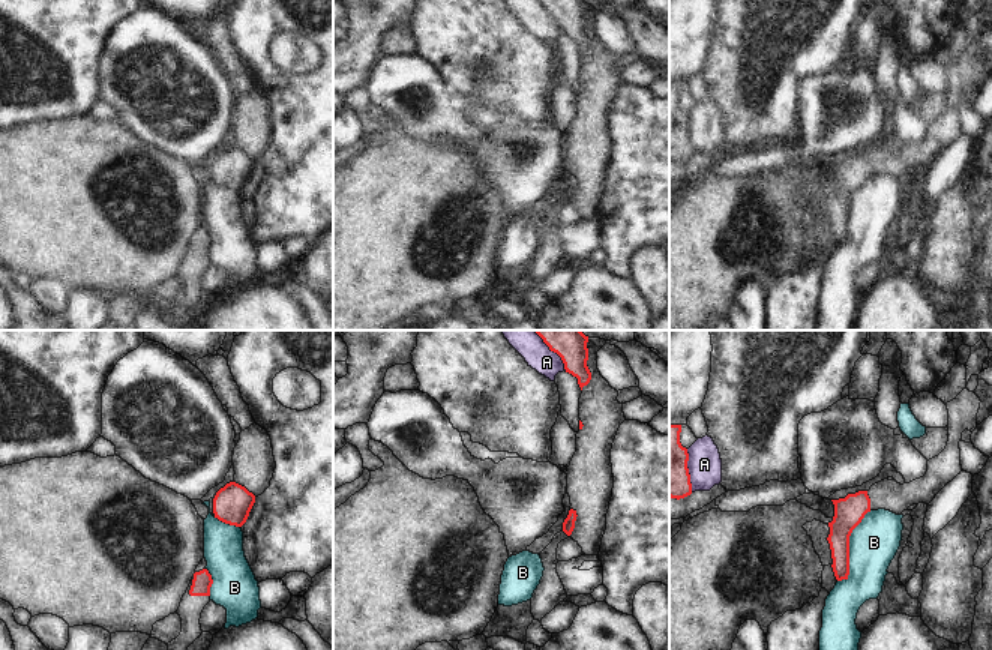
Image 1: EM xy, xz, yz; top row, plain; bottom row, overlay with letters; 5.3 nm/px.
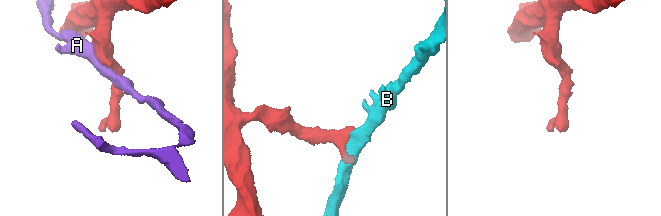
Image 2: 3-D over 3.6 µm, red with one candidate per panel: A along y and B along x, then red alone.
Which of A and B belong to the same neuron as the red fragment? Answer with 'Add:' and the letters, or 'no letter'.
Add: no letter.

